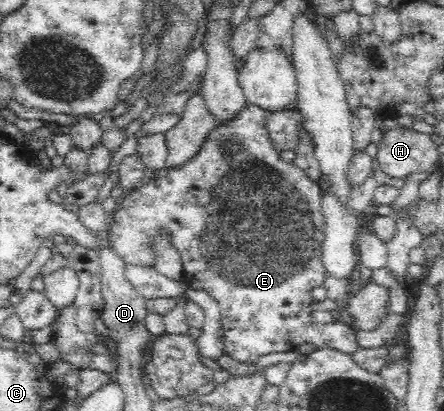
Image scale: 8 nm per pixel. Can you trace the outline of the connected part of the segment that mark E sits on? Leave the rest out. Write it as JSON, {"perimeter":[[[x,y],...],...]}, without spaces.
{"perimeter":[[[246,104],[244,105],[244,108],[233,118],[233,119],[227,119],[225,122],[216,122],[216,126],[213,128],[213,130],[207,132],[207,136],[205,136],[205,142],[203,142],[201,149],[199,150],[198,154],[195,154],[191,160],[187,160],[186,164],[183,164],[183,166],[179,166],[178,168],[174,167],[167,167],[165,169],[165,175],[155,177],[153,180],[147,182],[145,186],[141,186],[141,188],[133,189],[131,191],[126,191],[118,200],[118,206],[115,212],[112,212],[112,221],[110,222],[110,229],[108,230],[109,234],[109,241],[111,242],[111,245],[116,250],[116,253],[123,259],[123,262],[126,265],[139,265],[142,267],[153,267],[156,261],[156,257],[153,256],[153,248],[152,244],[154,240],[161,235],[161,237],[169,237],[169,243],[175,247],[175,251],[179,253],[179,256],[181,256],[181,265],[183,265],[183,274],[182,274],[182,280],[184,280],[187,283],[187,286],[191,289],[195,290],[203,290],[209,294],[209,296],[213,297],[213,299],[218,303],[221,317],[222,317],[222,342],[224,345],[224,354],[227,356],[230,356],[232,359],[235,359],[239,362],[245,362],[245,364],[254,364],[255,361],[259,360],[261,356],[266,356],[267,354],[272,354],[273,352],[288,352],[288,351],[296,351],[297,346],[302,346],[303,344],[311,343],[315,345],[315,349],[321,349],[324,347],[328,347],[331,349],[335,349],[335,351],[339,351],[341,353],[351,355],[353,352],[356,352],[358,350],[358,344],[355,337],[355,330],[351,325],[348,323],[344,325],[328,325],[325,326],[323,324],[313,324],[311,322],[311,296],[309,296],[309,290],[311,288],[315,288],[315,286],[322,286],[325,285],[325,282],[323,282],[324,277],[327,275],[325,274],[324,266],[322,263],[322,254],[321,254],[321,245],[323,242],[323,230],[325,225],[325,219],[323,219],[323,215],[321,215],[321,199],[322,199],[322,193],[323,190],[320,189],[318,184],[315,184],[315,182],[312,182],[305,176],[305,173],[298,167],[295,166],[294,163],[287,162],[286,160],[283,160],[280,157],[281,150],[276,150],[274,147],[274,142],[270,139],[270,132],[266,130],[266,120],[268,118],[271,118],[273,116],[273,113],[270,111],[263,111],[260,107],[257,107],[257,105],[251,105]]]}

